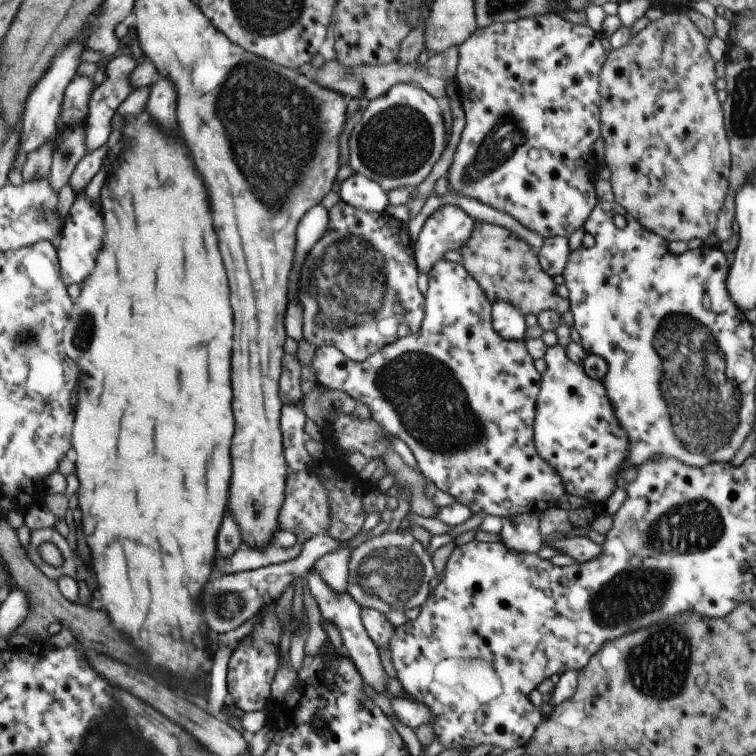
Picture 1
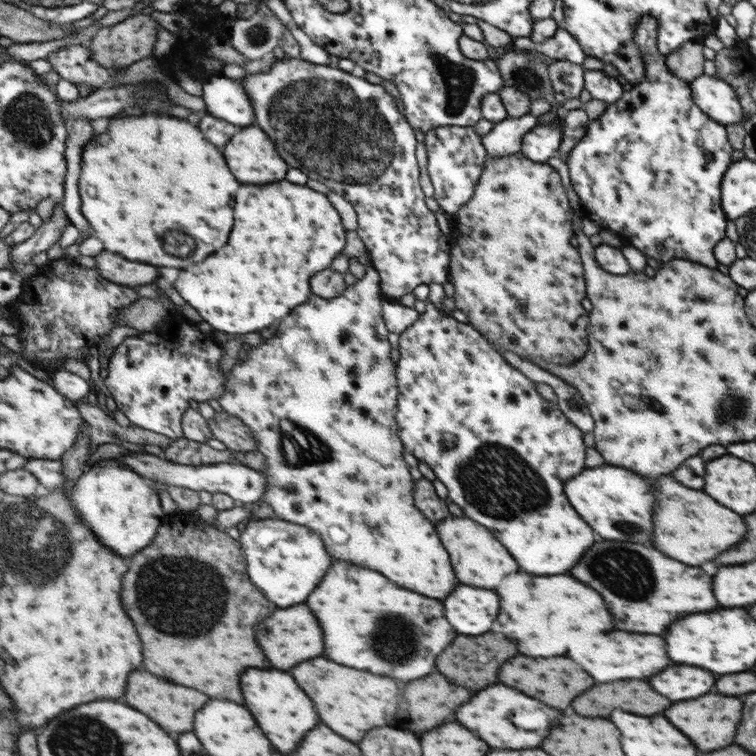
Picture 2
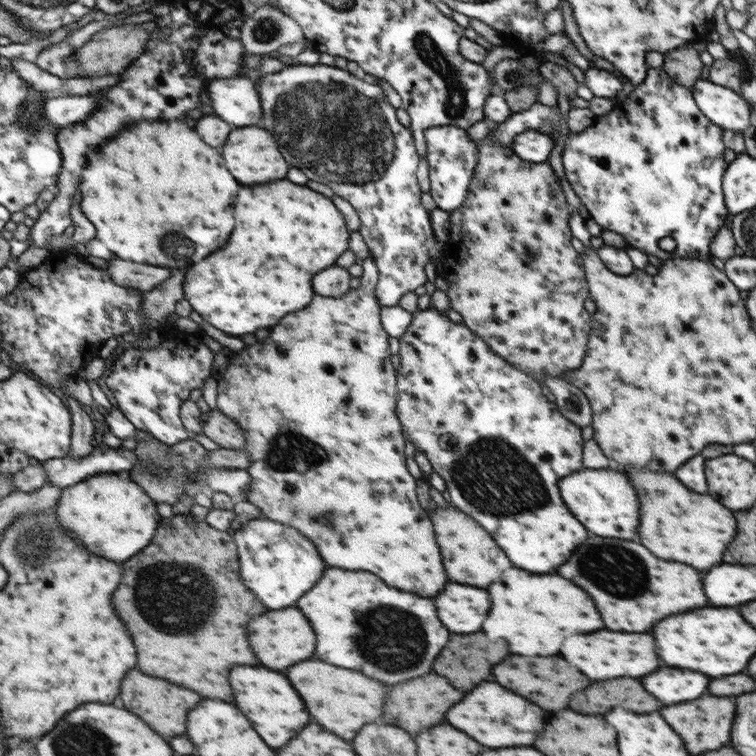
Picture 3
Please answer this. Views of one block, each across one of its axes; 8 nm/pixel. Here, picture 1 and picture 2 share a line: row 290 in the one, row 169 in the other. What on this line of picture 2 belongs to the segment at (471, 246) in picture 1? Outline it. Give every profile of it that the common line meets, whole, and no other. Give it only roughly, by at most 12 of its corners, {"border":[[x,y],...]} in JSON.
{"border":[[484,161],[452,215],[455,309],[538,365],[588,351],[557,172]]}

